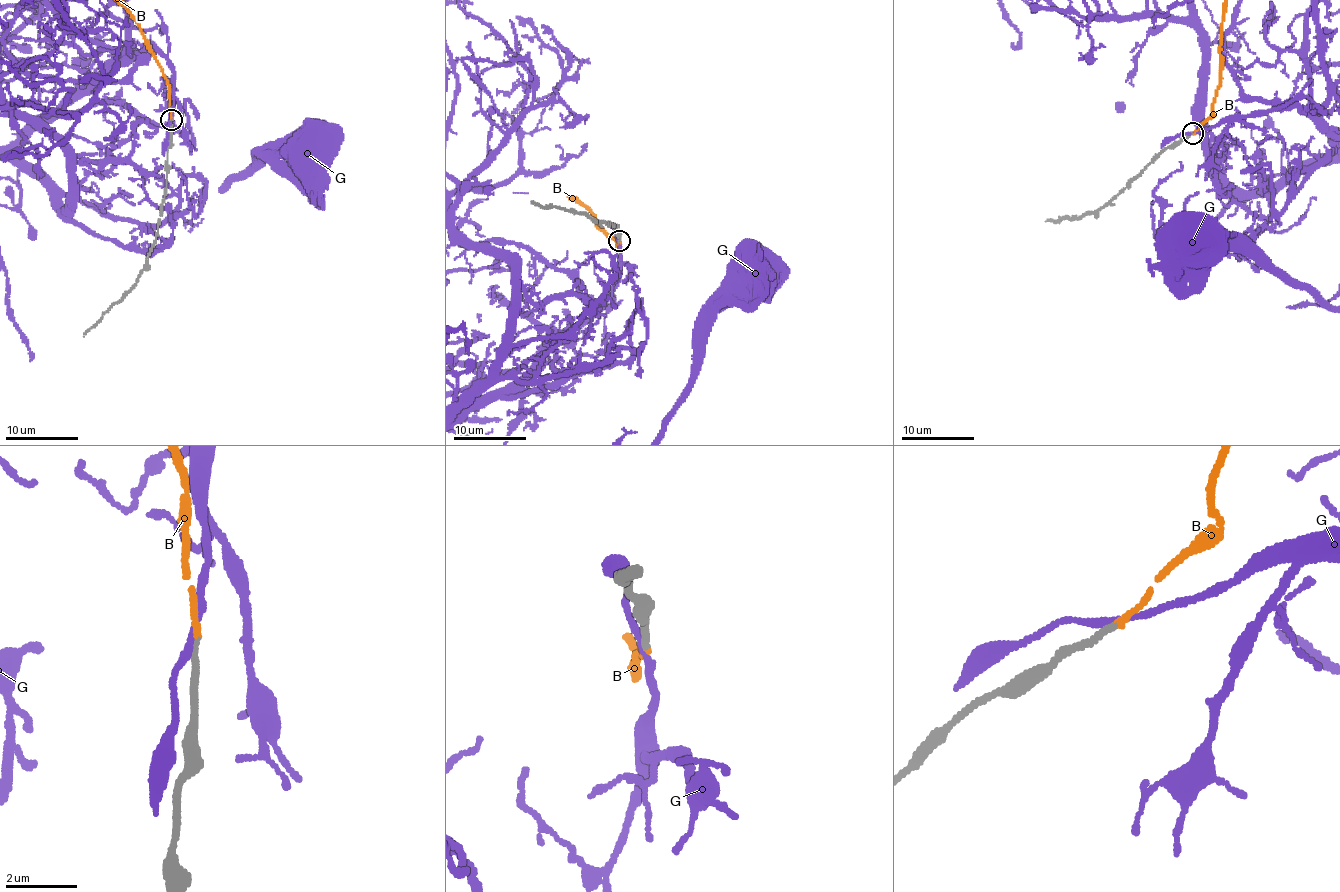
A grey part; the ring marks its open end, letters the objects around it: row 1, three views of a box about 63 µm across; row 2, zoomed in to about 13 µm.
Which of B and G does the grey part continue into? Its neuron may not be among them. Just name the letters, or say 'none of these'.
B

